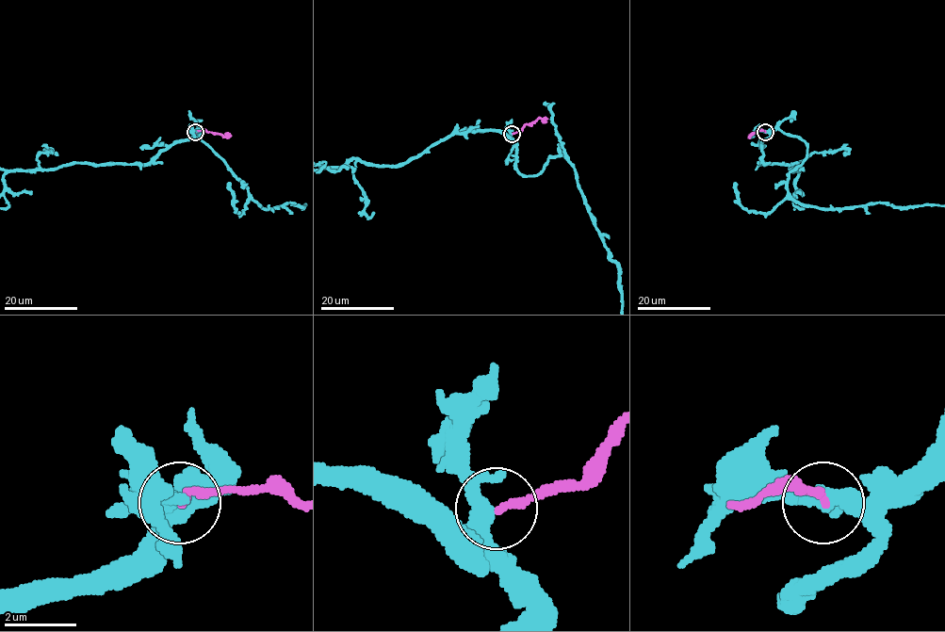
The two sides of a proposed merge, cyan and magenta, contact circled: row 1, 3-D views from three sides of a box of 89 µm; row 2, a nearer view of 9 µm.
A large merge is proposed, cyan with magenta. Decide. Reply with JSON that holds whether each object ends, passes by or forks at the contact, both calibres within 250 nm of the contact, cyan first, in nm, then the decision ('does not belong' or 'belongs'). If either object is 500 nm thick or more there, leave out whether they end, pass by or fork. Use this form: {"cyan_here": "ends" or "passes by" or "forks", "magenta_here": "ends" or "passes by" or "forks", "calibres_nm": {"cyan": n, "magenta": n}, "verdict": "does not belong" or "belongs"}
{"cyan_here": "forks", "magenta_here": "ends", "calibres_nm": {"cyan": 360, "magenta": 240}, "verdict": "does not belong"}

